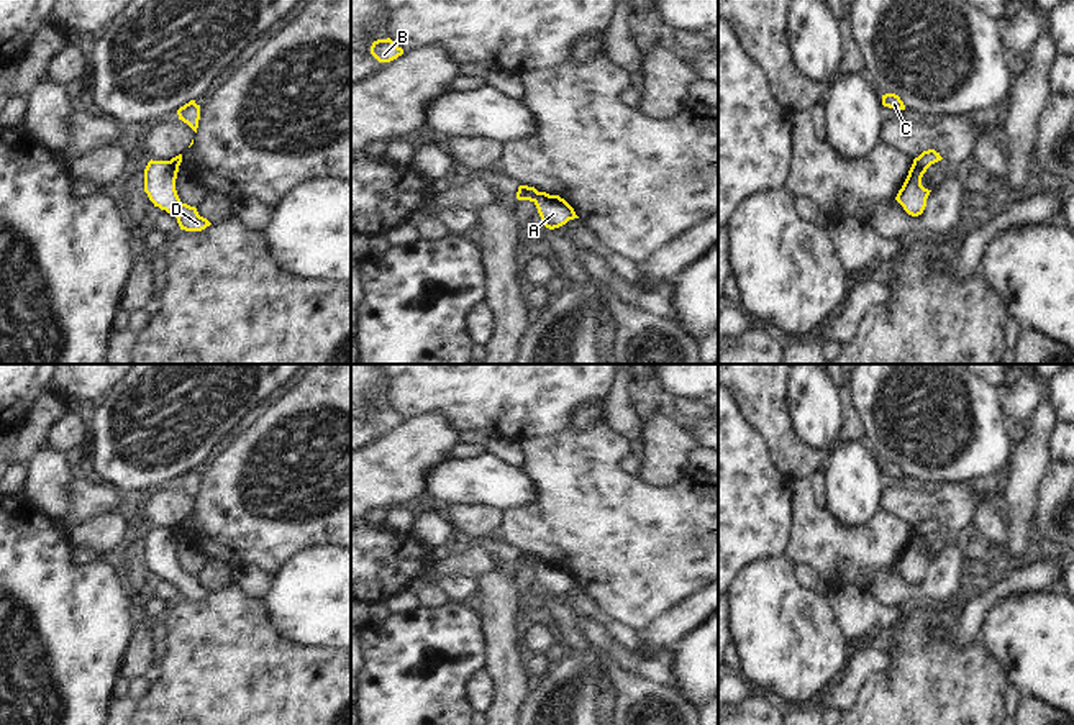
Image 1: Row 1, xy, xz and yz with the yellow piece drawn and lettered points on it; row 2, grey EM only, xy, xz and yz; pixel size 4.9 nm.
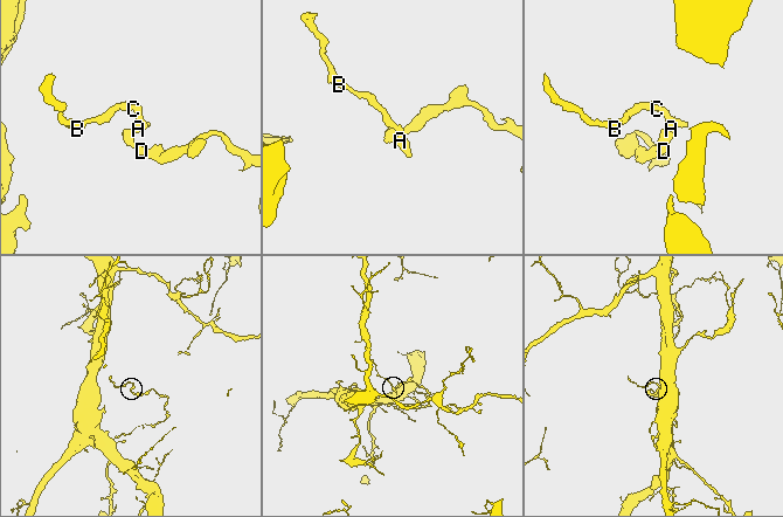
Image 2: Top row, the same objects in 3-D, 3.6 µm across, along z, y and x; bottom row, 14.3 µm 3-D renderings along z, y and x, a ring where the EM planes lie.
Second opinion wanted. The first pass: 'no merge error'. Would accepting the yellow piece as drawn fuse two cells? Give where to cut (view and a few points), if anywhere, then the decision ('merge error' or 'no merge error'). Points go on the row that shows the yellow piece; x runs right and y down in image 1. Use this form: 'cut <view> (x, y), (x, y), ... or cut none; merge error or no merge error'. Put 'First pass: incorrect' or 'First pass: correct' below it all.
cut yz (914, 161), (925, 171); merge error
First pass: incorrect

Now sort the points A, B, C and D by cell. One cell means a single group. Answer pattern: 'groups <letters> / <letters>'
groups A B C / D

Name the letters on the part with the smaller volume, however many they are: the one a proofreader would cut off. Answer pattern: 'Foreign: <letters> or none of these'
Foreign: A, B, C

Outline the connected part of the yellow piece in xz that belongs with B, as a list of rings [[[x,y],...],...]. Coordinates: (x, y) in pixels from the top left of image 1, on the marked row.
[[[390,38],[387,39],[377,39],[371,46],[371,54],[379,62],[390,62],[403,54],[403,49],[398,48]]]

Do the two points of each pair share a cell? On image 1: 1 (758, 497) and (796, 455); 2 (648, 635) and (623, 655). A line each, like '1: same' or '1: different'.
1: different
2: different

